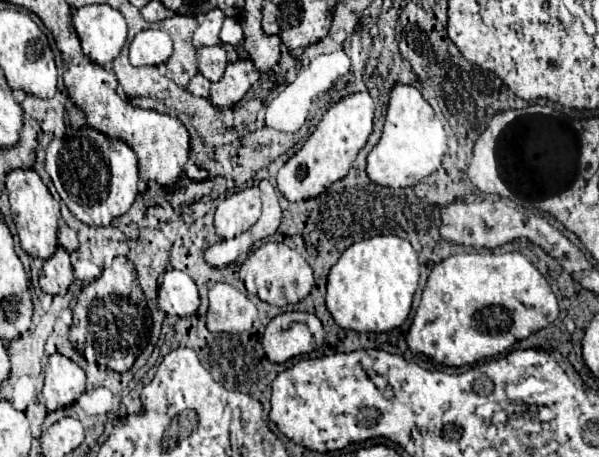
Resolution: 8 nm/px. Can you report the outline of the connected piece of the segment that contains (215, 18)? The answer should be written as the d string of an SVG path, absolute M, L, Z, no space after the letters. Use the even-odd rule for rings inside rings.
M220 8L210 10L206 16L202 16L198 30L192 36L194 48L206 48L206 46L216 46L220 44L220 30L222 30L222 22L224 22L224 12Z

